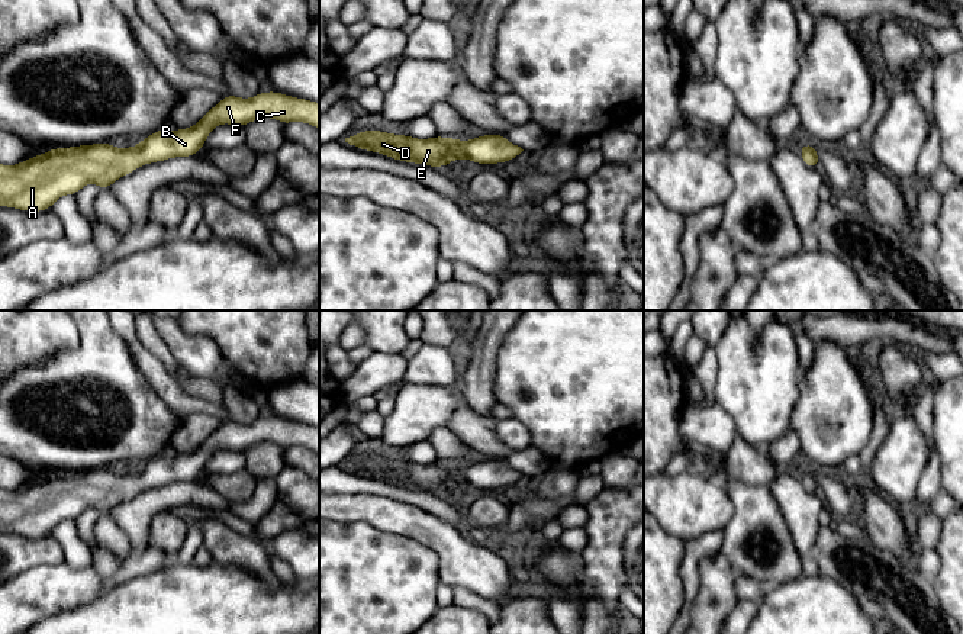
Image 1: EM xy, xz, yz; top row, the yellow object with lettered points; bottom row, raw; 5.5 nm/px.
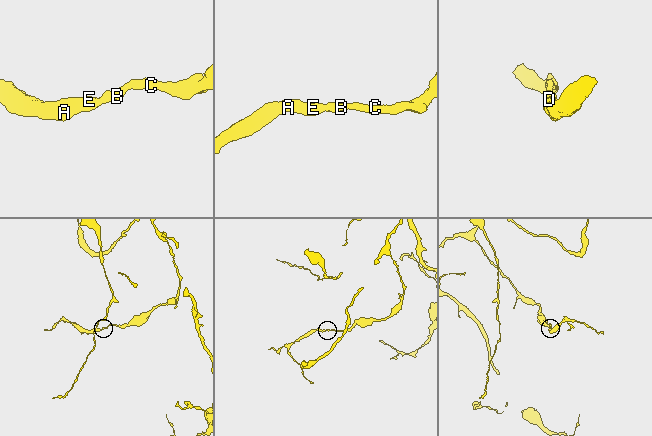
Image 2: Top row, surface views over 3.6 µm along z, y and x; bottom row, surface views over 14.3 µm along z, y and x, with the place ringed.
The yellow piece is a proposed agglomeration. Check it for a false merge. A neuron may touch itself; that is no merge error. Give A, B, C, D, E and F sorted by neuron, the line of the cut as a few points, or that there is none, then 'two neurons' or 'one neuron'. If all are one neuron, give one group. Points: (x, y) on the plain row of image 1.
groups A B C D E F; cut none; one neuron

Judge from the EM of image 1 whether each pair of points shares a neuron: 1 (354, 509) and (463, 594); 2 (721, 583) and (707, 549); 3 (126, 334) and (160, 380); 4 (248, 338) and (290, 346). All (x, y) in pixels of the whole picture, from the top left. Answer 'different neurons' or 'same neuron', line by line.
1: different neurons
2: different neurons
3: same neuron
4: same neuron

